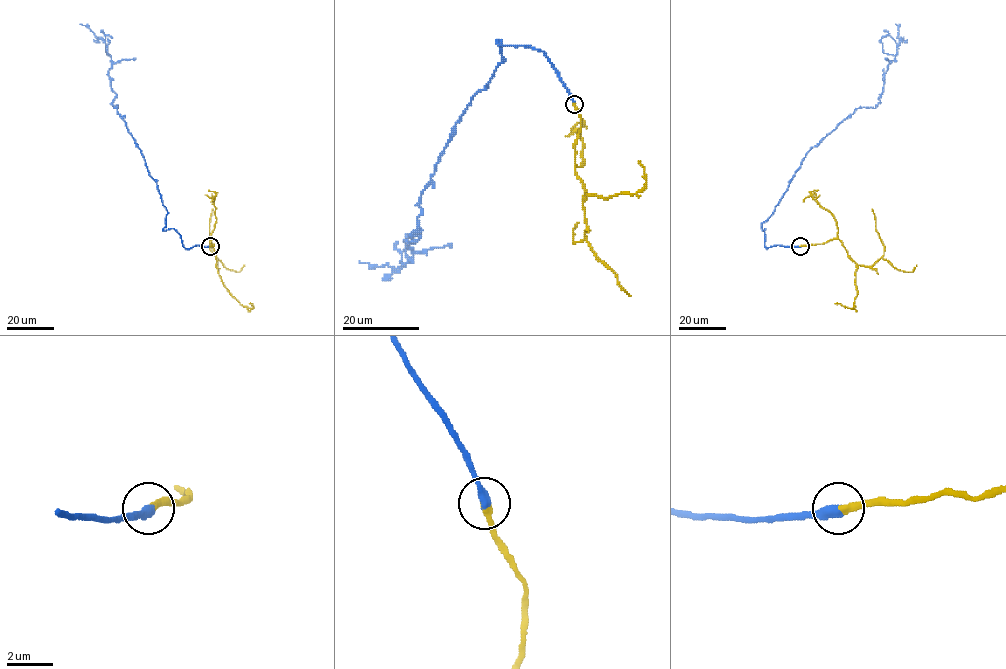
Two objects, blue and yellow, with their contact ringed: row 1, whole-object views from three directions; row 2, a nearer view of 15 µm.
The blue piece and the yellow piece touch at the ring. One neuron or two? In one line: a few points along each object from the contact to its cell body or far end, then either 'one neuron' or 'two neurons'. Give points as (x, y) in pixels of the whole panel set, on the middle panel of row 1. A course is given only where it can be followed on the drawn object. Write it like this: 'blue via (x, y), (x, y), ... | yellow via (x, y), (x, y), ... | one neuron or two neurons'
blue via (574, 104), (545, 55), (496, 41), (504, 60), (473, 96), (421, 192), (412, 259), (396, 268), (359, 261) | yellow via (574, 104), (581, 118), (574, 145), (575, 167), (585, 198), (635, 194), (646, 180), (639, 160) | one neuron

